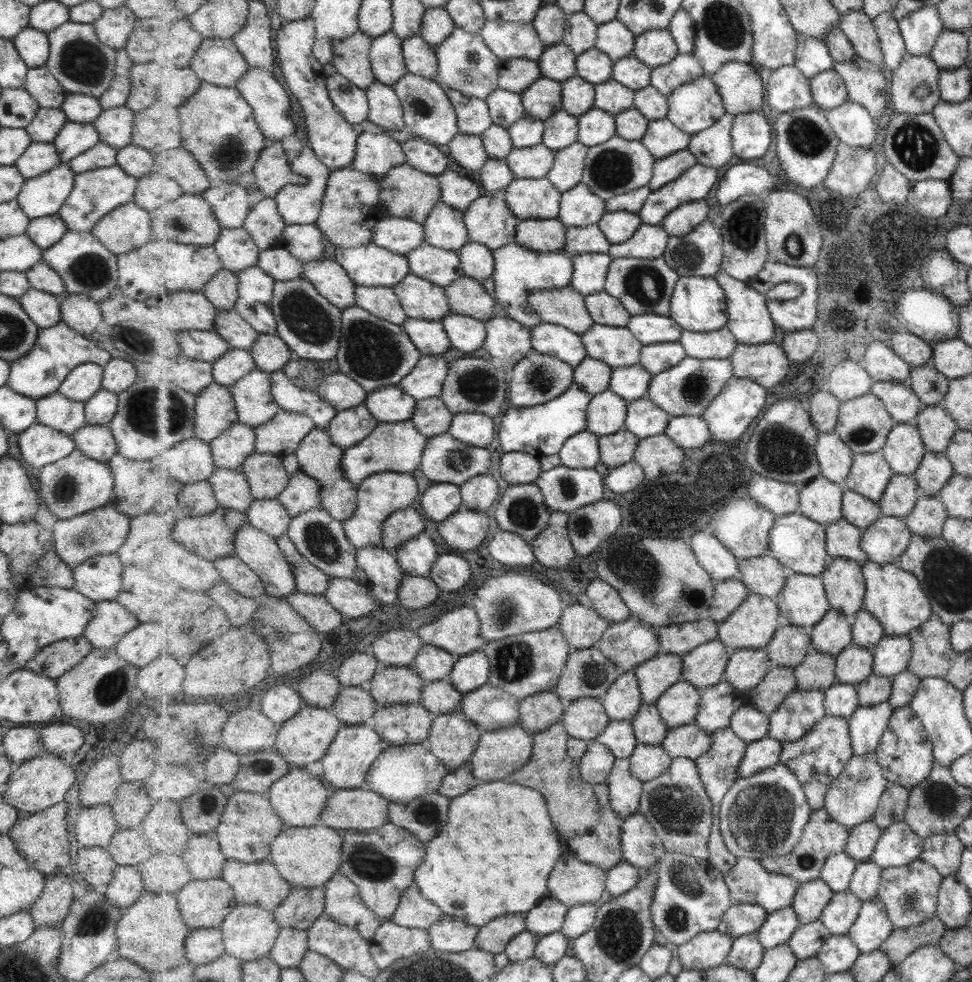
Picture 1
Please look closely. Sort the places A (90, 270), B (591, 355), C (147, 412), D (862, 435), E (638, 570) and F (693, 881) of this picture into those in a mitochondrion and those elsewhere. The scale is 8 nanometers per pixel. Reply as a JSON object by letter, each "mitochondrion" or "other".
{"A":"mitochondrion","B":"other","C":"mitochondrion","D":"mitochondrion","E":"mitochondrion","F":"mitochondrion"}

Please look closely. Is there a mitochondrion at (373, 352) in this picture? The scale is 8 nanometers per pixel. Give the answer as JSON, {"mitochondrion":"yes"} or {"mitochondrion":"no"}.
{"mitochondrion":"yes"}

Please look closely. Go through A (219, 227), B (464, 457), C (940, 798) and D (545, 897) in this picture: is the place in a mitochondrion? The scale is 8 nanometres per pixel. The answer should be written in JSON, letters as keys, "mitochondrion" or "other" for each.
{"A":"other","B":"other","C":"mitochondrion","D":"other"}

